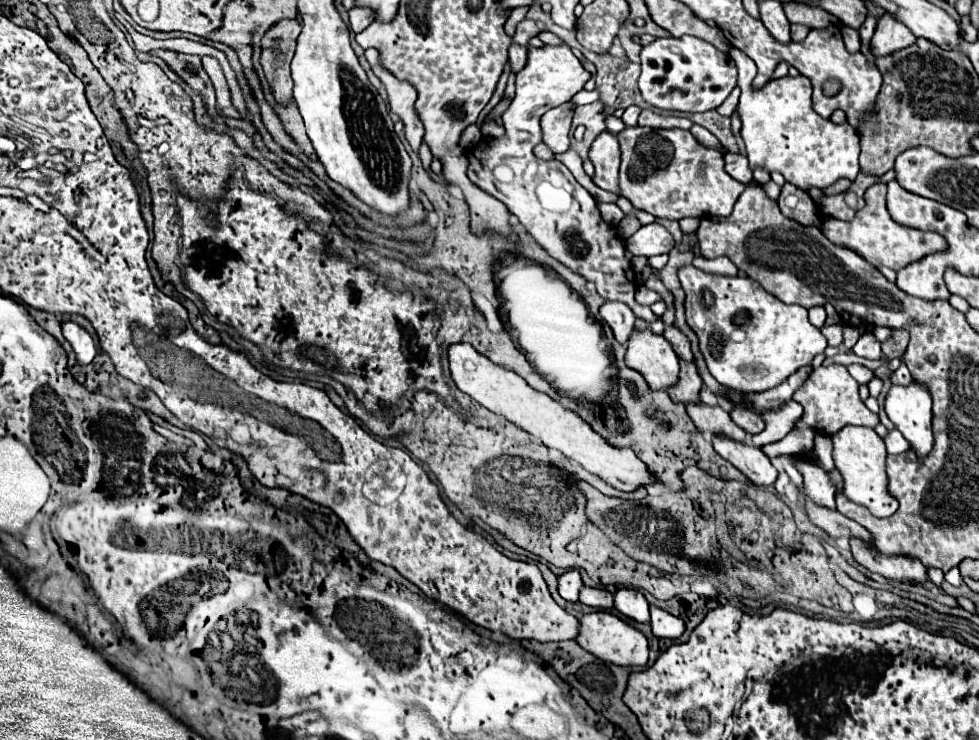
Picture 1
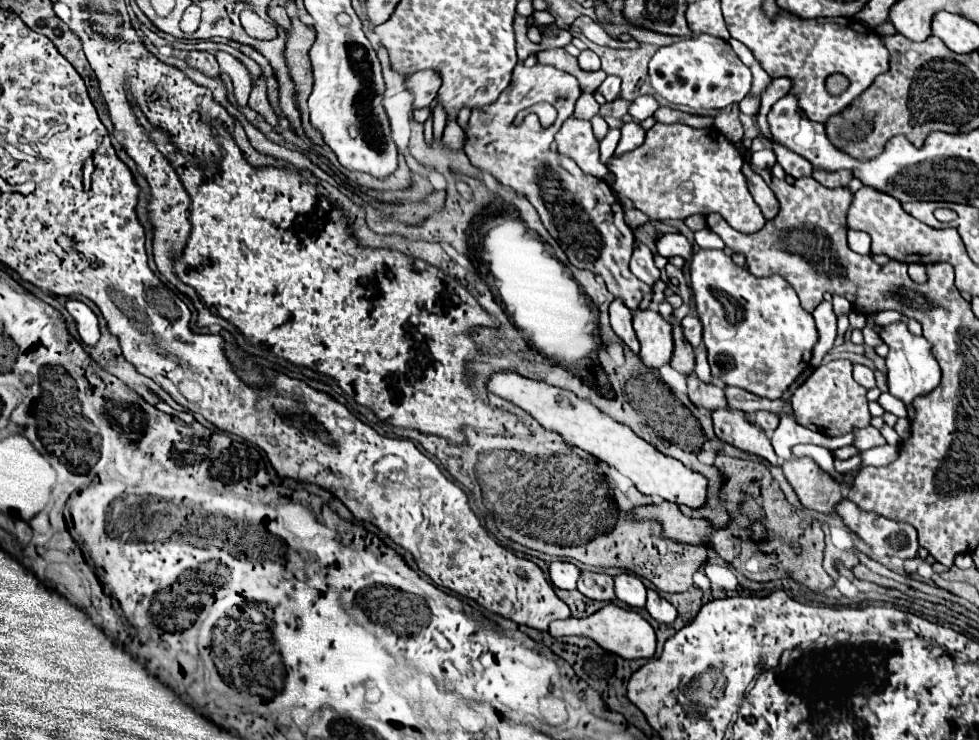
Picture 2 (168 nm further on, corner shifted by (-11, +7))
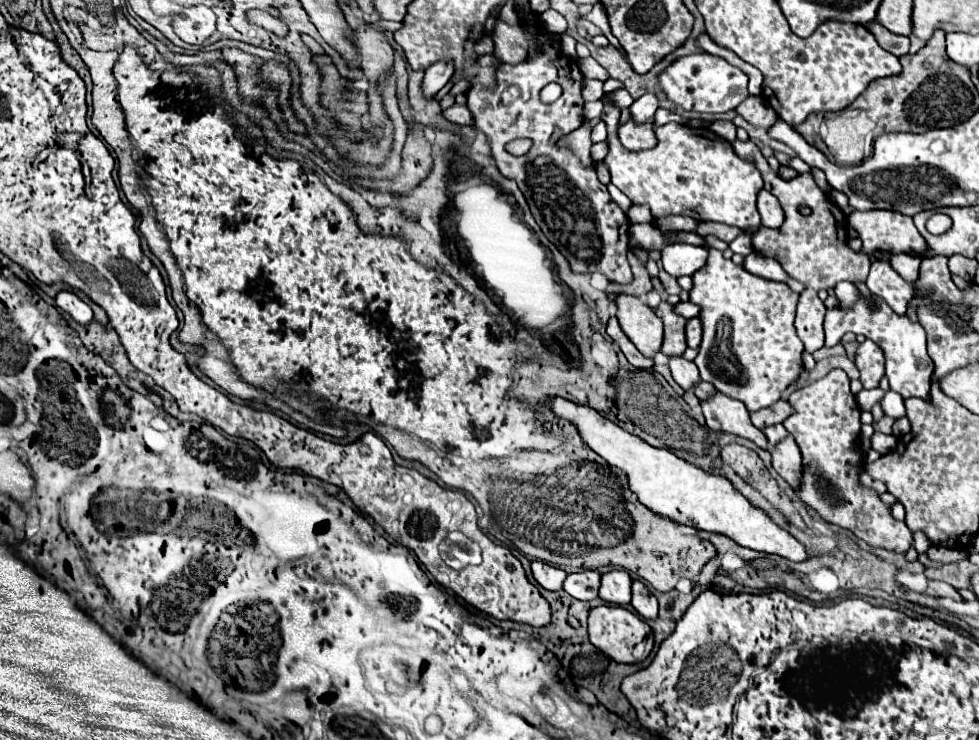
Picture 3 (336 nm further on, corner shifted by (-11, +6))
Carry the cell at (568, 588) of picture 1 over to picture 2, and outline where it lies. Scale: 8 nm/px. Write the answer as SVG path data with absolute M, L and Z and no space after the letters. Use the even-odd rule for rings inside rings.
M550 562L550 582L556 588L564 588L564 590L576 590L576 582L578 582L578 574L580 568L572 562Z

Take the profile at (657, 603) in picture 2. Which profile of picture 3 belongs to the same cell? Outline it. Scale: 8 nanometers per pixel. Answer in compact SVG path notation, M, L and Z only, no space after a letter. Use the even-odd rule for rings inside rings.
M634 579L632 581L632 601L630 605L644 617L644 619L656 619L658 617L658 601L656 597L648 591L648 587Z

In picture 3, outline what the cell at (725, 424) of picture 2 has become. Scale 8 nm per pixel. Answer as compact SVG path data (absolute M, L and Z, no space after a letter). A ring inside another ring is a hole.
M716 393L714 397L700 401L700 405L702 405L702 413L706 417L706 425L710 429L728 431L738 437L746 437L746 439L754 441L758 447L768 449L766 435L752 425L748 409L742 401Z

